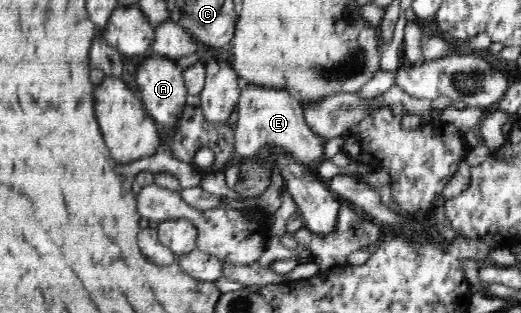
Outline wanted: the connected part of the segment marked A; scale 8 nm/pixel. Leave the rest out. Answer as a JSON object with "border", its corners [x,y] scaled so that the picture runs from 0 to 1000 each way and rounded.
{"border":[[[292,169],[278,179],[274,198],[271,195],[263,211],[259,256],[267,275],[265,297],[274,323],[274,339],[296,396],[309,403],[309,415],[317,415],[317,422],[334,425],[334,409],[340,403],[344,371],[355,339],[355,307],[361,294],[349,236],[351,227],[340,195]]]}

